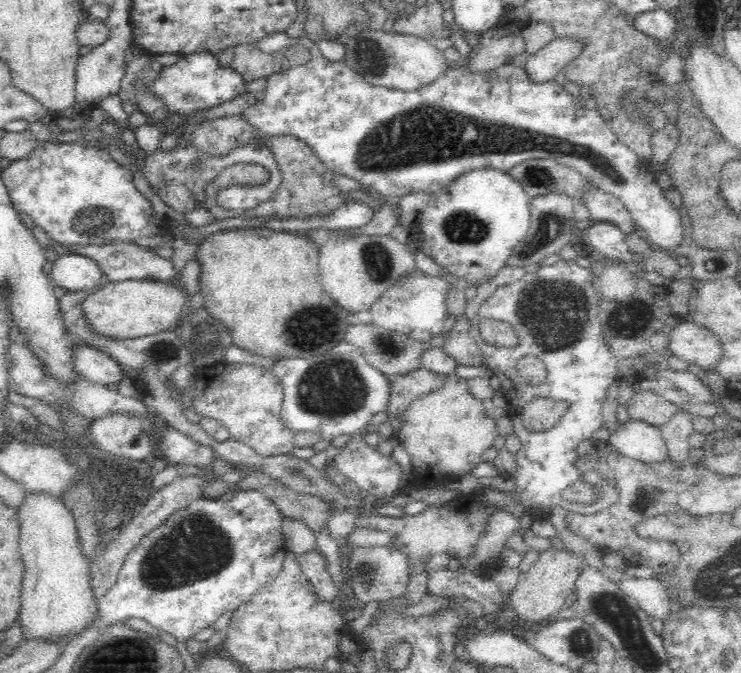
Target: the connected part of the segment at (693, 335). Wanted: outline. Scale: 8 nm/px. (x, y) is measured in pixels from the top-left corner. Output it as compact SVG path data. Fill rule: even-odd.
M680 320L672 334L670 334L670 352L672 356L678 356L680 360L684 360L688 366L690 364L696 364L702 368L702 374L706 370L714 370L716 364L722 362L722 356L724 356L724 348L722 348L722 342L720 338L714 334L714 330L708 330L704 326L698 326L696 322L688 322L688 320Z

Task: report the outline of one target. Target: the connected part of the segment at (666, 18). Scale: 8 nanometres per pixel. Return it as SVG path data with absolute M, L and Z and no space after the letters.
M658 8L650 12L642 12L634 18L630 18L636 30L652 36L654 40L662 44L672 44L674 42L674 32L676 32L676 18L670 14L670 10Z

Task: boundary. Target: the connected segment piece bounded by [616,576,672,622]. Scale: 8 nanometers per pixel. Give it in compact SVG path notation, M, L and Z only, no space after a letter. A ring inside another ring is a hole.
M656 576L652 578L616 578L618 586L624 590L624 594L638 600L638 604L650 614L650 618L656 618L662 622L662 618L670 612L672 598L664 586L664 582Z

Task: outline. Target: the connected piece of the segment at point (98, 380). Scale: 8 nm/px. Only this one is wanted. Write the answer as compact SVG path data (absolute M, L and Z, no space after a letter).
M78 346L76 366L82 378L92 384L102 384L102 386L114 384L116 386L126 378L122 364L114 360L110 352L100 352L88 346Z

